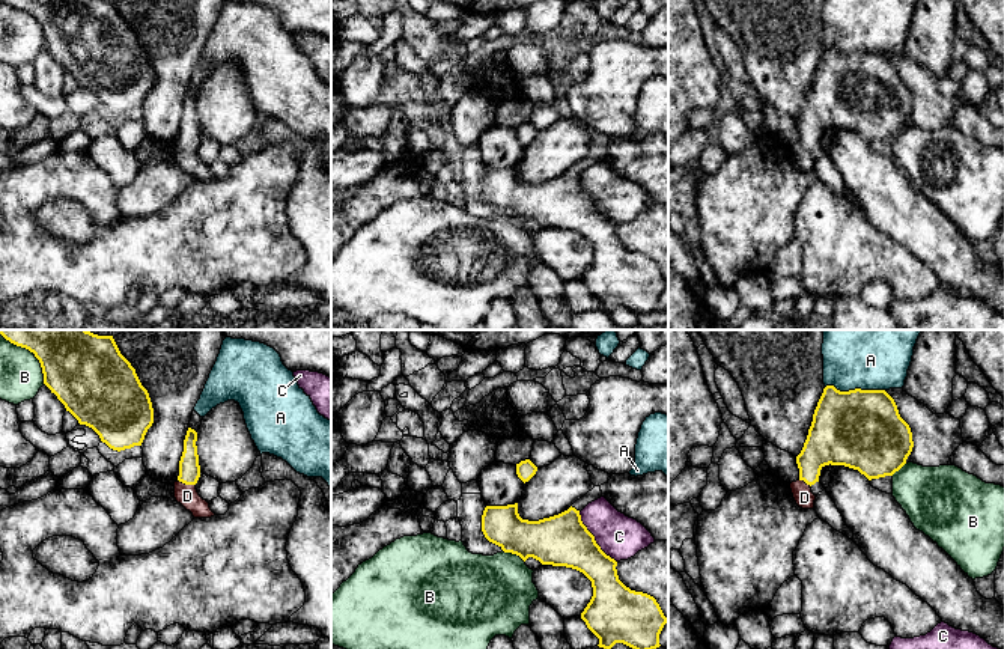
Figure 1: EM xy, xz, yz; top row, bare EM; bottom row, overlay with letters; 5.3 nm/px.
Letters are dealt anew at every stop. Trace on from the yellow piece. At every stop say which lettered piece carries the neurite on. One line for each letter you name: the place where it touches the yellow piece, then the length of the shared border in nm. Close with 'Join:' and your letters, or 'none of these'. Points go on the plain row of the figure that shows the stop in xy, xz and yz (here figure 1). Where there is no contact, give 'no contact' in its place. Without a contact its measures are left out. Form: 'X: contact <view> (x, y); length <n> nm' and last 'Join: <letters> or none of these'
D: contact xy (187, 146); length 100 nm
Join: D

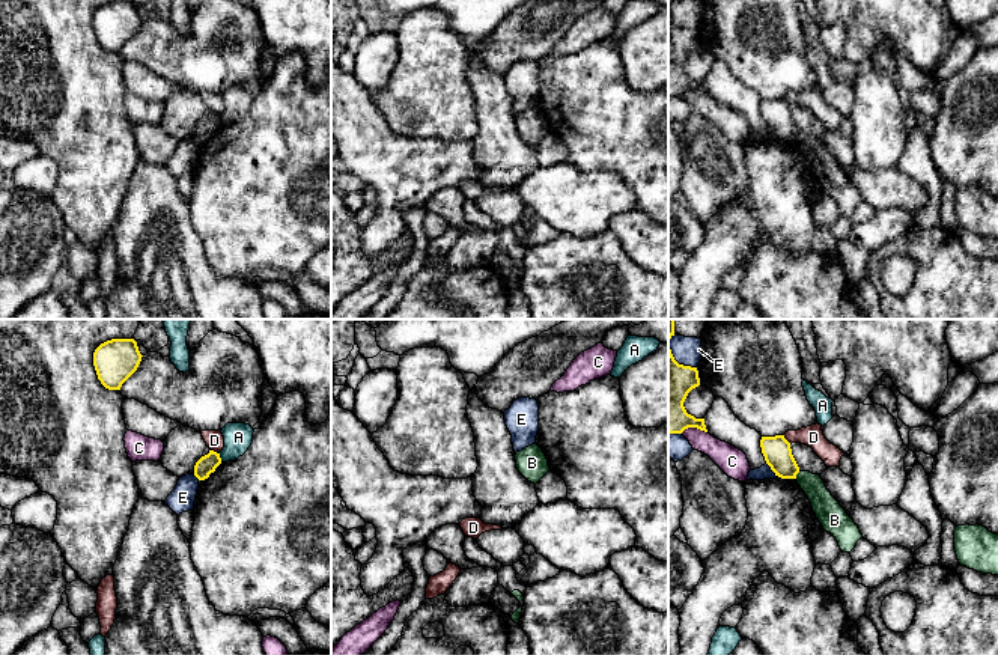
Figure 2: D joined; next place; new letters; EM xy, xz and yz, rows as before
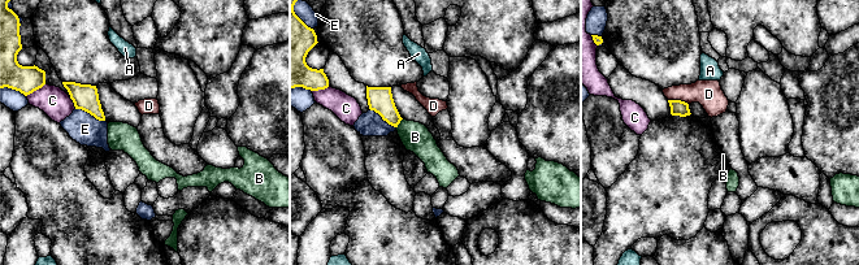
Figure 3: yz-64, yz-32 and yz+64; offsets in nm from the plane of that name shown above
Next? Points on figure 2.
Join: none of these

